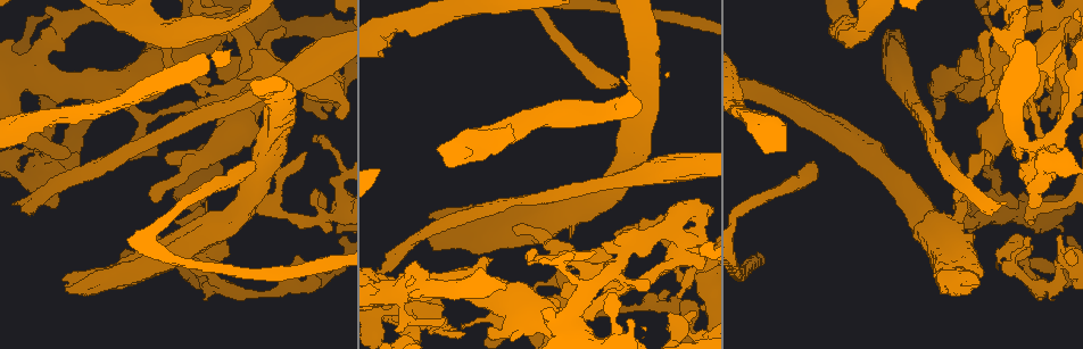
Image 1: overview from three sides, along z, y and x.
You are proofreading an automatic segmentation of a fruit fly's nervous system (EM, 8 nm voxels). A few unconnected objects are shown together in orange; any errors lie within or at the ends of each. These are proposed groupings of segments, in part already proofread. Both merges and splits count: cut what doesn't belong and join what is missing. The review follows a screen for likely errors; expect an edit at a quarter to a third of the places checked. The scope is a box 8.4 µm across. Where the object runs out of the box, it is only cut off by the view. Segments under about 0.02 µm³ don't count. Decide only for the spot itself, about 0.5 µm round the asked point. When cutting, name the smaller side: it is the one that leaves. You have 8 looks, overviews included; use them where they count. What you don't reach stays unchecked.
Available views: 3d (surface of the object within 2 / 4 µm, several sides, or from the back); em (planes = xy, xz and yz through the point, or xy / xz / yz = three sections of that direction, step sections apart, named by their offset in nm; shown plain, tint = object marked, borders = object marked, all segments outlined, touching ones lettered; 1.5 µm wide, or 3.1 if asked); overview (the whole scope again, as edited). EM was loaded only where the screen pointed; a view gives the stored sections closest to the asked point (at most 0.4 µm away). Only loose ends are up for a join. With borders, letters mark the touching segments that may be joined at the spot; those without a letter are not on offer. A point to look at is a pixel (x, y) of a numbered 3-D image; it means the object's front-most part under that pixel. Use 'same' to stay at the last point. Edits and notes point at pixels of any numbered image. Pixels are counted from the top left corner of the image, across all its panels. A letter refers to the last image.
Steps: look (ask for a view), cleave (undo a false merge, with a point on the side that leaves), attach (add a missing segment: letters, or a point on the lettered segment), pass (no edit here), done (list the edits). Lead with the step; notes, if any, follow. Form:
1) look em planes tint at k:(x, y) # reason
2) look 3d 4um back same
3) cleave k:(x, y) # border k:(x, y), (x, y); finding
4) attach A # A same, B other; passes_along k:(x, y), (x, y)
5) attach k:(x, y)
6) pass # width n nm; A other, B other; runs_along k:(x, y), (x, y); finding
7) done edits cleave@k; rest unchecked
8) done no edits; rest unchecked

look 3d 2um back at 1:(617, 83) # end of a long branch

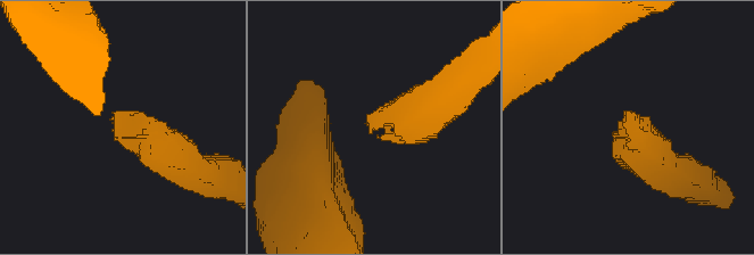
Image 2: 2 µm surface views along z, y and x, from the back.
look em planes tint at 2:(375, 128)

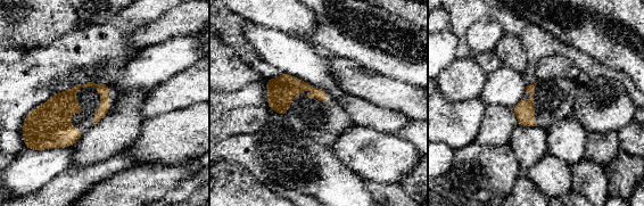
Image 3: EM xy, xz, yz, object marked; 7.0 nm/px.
look em planes borders same

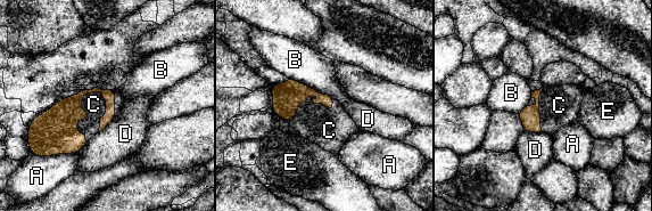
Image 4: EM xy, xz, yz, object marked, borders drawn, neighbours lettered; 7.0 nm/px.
attach C # A other, B other, C same, D other, E other; it goes on there

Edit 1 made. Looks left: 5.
look overview

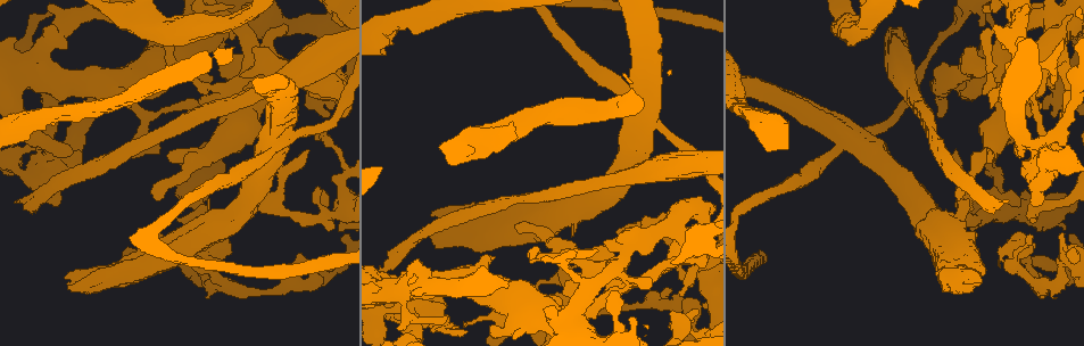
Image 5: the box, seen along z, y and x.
look em planes tint at 5:(162, 236) # thin end

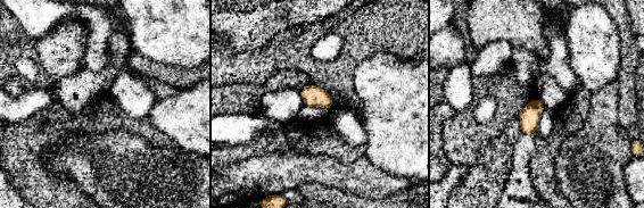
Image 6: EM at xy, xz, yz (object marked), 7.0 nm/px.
look em planes borders same

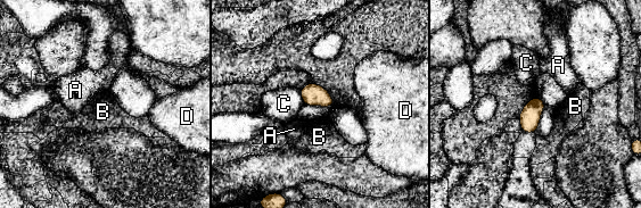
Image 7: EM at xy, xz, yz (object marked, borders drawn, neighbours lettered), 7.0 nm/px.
pass # A other, B other, C other, D other; border 7:(300, 90), (304, 104); no lettered segment goes on from it

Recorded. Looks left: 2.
look em xz step 8 tint at 5:(1000, 266) # branch stops here

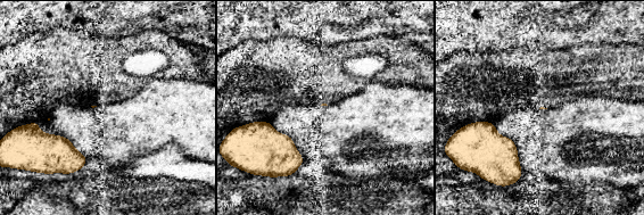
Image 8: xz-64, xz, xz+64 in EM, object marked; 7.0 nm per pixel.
look em planes borders same # cut it another way

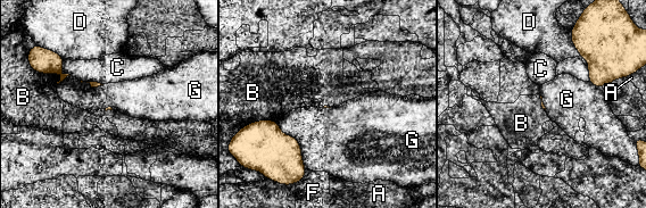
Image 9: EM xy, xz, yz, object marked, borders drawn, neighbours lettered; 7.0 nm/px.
pass # A other, B other, C other, D other, F other, G other; no lettered segment goes on from it

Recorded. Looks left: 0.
done edits attach@4; rest unchecked

